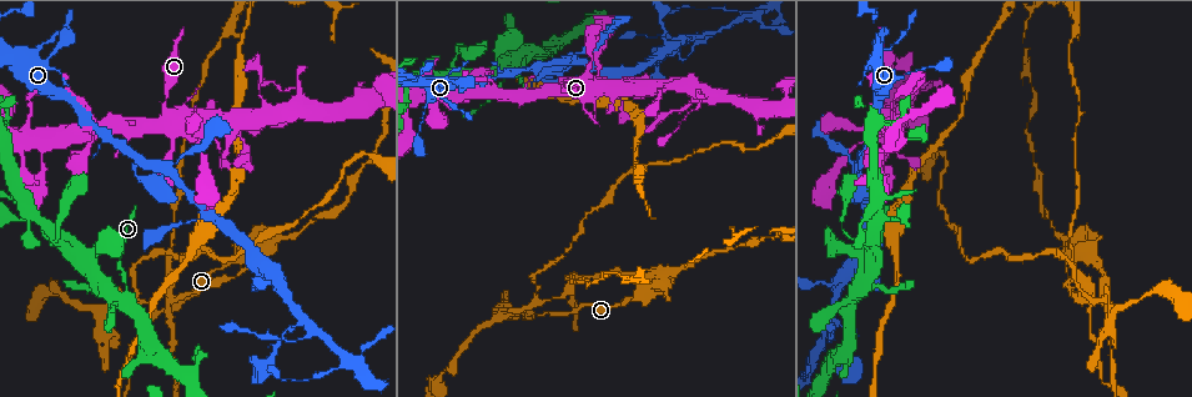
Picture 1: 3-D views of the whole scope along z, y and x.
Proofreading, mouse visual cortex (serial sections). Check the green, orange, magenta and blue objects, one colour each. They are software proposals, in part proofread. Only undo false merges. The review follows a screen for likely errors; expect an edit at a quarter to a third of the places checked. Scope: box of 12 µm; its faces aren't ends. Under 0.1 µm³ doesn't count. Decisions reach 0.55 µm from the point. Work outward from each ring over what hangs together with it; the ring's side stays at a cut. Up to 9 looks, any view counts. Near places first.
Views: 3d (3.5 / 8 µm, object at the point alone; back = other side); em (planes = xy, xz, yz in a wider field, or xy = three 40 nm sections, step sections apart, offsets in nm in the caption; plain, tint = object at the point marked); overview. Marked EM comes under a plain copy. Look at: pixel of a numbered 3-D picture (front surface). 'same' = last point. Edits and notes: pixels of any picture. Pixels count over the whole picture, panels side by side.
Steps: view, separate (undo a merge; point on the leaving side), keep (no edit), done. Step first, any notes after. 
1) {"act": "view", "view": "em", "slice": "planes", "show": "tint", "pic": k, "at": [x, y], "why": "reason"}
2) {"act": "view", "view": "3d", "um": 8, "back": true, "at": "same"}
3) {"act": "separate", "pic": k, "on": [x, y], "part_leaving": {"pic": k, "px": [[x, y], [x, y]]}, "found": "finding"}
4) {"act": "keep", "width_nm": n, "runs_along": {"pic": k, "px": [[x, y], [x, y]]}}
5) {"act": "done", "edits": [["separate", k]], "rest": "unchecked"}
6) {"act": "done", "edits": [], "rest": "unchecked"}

{"act": "view", "view": "em", "slice": "xy", "step": 5, "show": "tint", "pic": 1, "at": [166, 171]}

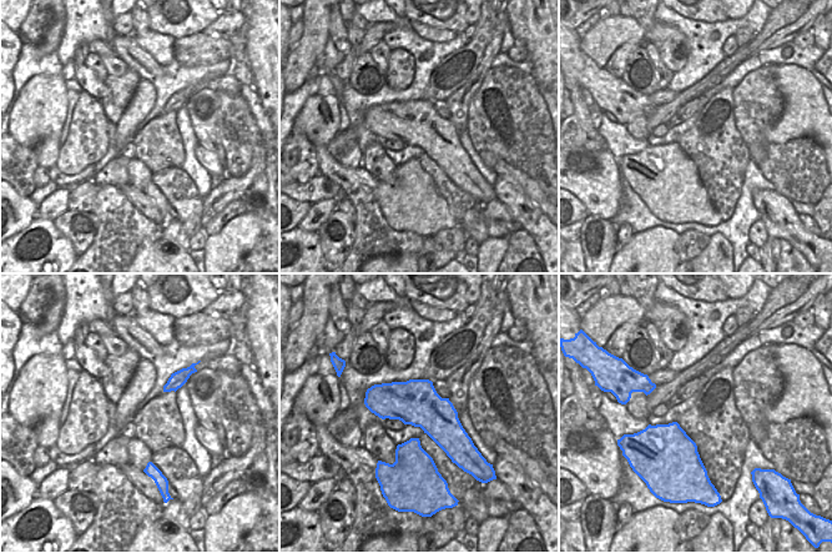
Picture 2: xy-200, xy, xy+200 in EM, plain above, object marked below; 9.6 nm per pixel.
{"act": "view", "view": "3d", "um": 3.5, "at": "same"}

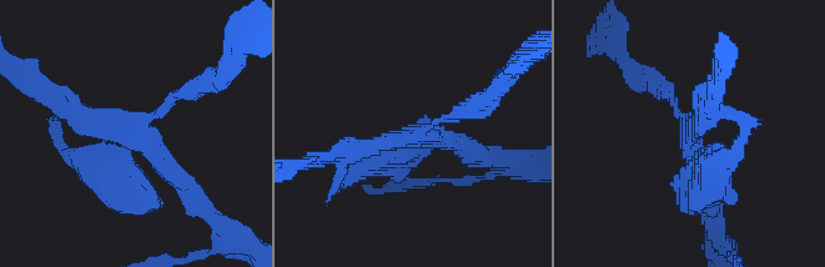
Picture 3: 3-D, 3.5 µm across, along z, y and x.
{"act": "keep", "arms": 4, "runs_along": {"pic": 3, "px": [[59, 106], [131, 130], [185, 191]]}, "found": "continuous, no second cell"}

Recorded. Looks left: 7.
{"act": "view", "view": "3d", "um": 3.5, "pic": 1, "at": [1075, 253], "why": "three arms meet"}

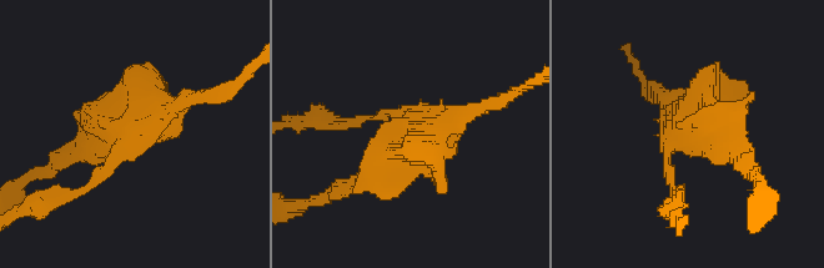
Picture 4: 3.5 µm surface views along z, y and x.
{"act": "view", "view": "em", "slice": "xy", "step": 5, "show": "tint", "pic": 4, "at": [689, 133]}

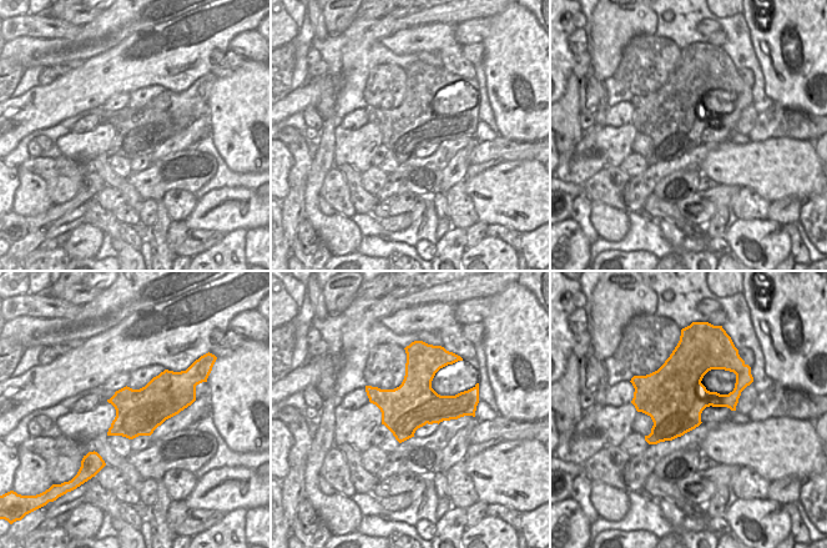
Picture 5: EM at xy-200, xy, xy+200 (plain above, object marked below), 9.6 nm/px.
{"act": "separate", "pic": 4, "on": [485, 102], "part_leaving": {"pic": 4, "px": [[114, 152], [95, 183], [34, 206]]}, "found": "a second cell is stuck on"}

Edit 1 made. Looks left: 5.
{"act": "view", "view": "overview"}

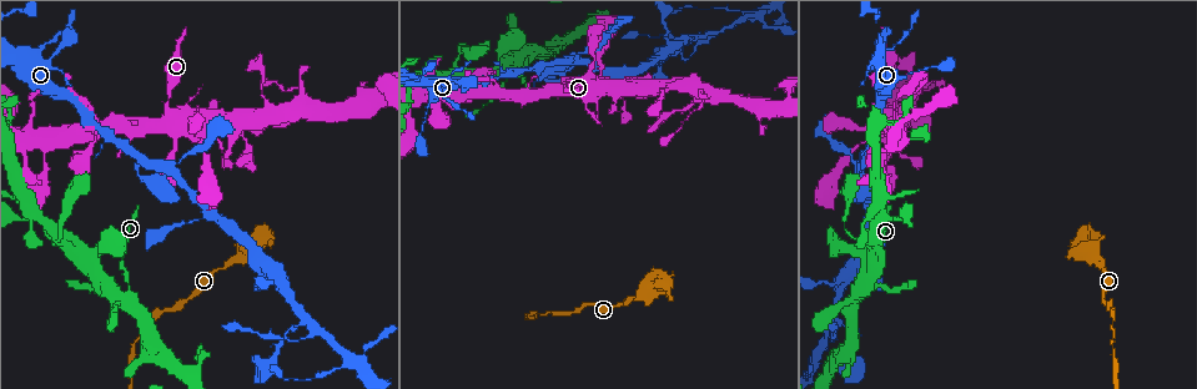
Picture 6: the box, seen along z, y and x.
{"act": "view", "view": "3d", "um": 3.5, "pic": 6, "at": [306, 319], "why": "three-way junction"}

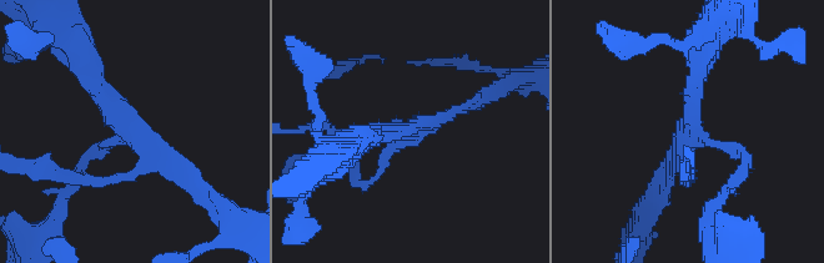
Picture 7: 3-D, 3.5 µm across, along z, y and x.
{"act": "view", "view": "em", "slice": "xy", "step": 1, "show": "tint", "pic": 7, "at": [694, 128], "why": "now the EM"}

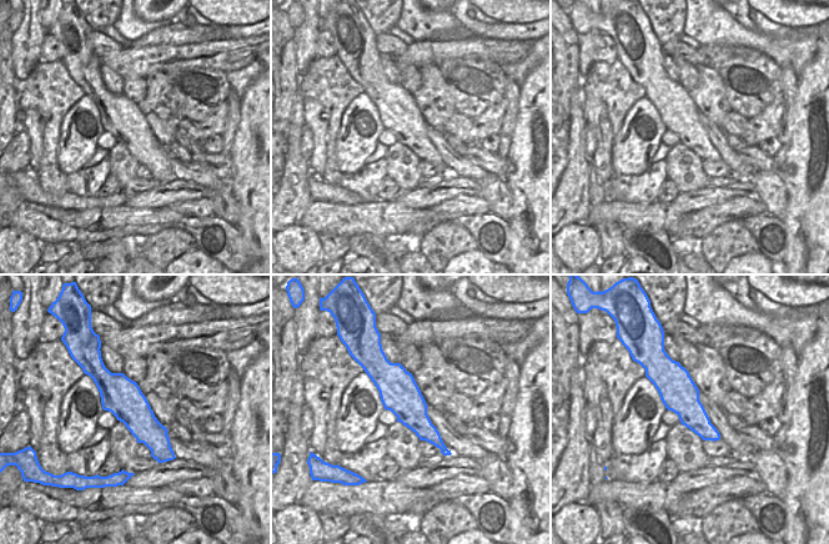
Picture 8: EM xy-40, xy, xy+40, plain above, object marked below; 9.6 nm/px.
{"act": "keep", "runs_along": {"pic": 8, "px": [[99, 372], [155, 437], [164, 457]]}, "found": "all the same cell"}

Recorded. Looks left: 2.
{"act": "view", "view": "3d", "um": 3.5, "pic": 6, "at": [763, 20], "why": "thin neck"}

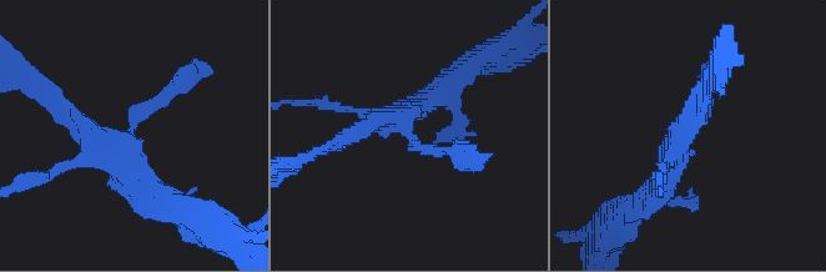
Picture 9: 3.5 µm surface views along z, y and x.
{"act": "view", "view": "em", "slice": "xy", "step": 3, "show": "tint", "pic": 9, "at": [130, 123], "arm_widths_nm": [200, 200], "why": "shape alone is not enough"}

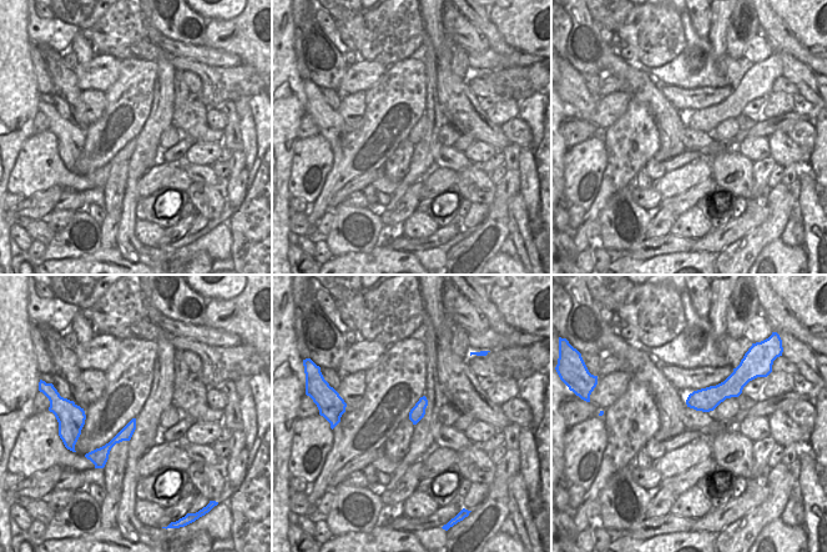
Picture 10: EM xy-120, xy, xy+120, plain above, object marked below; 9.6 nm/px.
{"act": "keep", "runs_along": {"pic": 10, "px": [[132, 423], [102, 452], [96, 452]]}, "found": "one cell here"}

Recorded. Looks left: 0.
{"act": "done", "edits": [["separate", 4]], "rest": "unchecked"}

